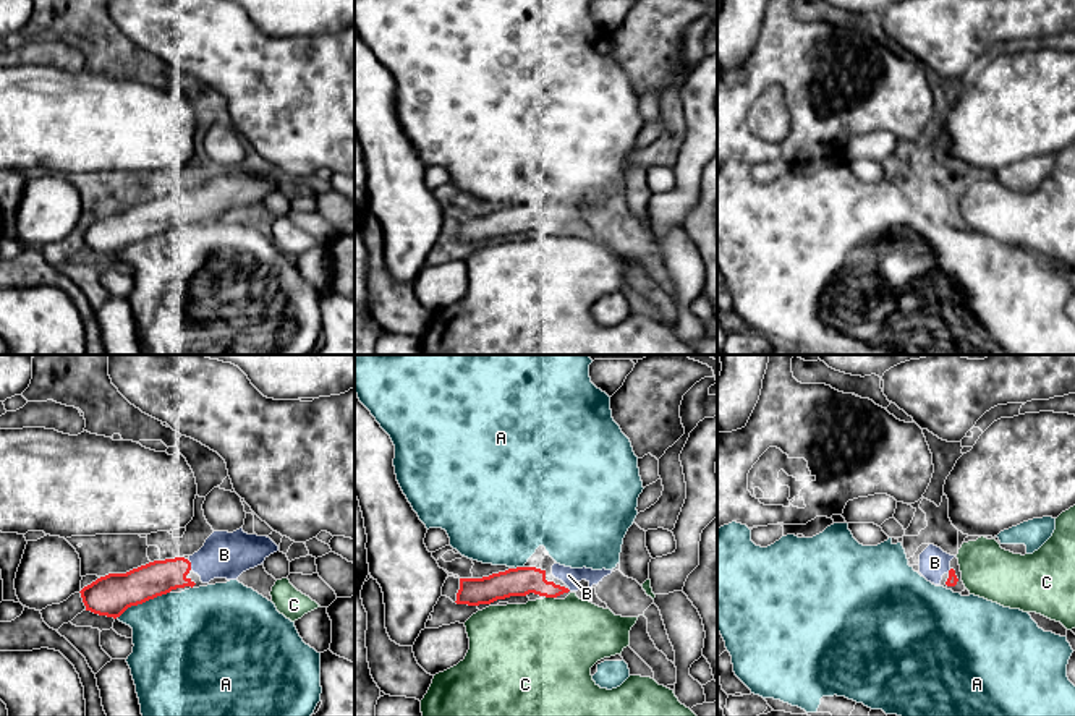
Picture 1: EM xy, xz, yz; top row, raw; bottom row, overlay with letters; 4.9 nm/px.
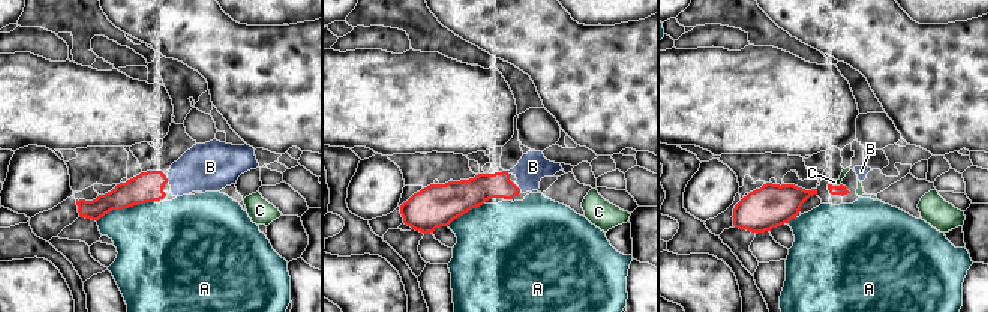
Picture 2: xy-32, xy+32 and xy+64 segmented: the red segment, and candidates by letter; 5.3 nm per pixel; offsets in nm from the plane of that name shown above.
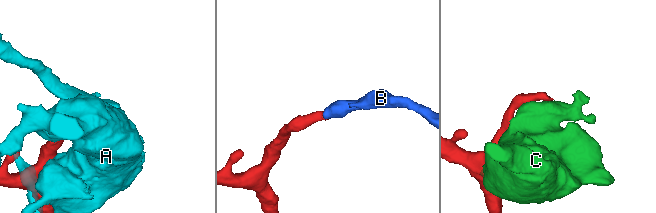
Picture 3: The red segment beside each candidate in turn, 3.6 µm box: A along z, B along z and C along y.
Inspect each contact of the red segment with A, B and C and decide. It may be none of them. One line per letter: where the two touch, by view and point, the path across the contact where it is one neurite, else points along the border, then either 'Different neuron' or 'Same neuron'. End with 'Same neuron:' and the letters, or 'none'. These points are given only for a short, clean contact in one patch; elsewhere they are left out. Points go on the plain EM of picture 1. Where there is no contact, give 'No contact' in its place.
A: Touches red at xy (143, 238). Different neuron
B: Touches red at xy (190, 203). Same neuron
C: Touches red at xz (551, 234). Different neuron
Same neuron: B

